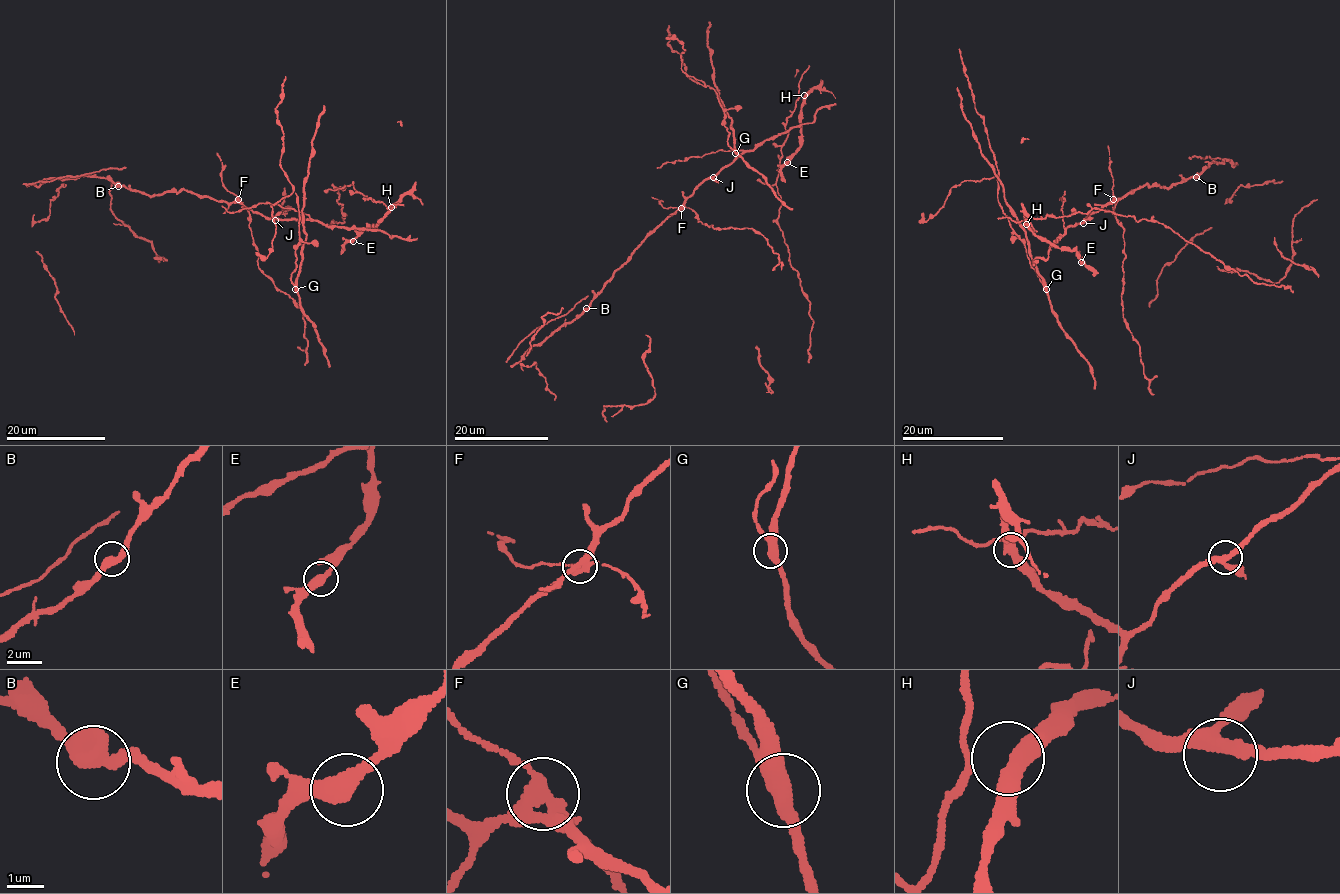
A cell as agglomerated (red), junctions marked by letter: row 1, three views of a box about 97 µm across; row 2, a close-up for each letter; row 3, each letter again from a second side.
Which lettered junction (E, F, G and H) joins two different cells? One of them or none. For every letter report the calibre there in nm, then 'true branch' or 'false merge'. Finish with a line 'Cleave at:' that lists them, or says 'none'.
E: 420 nm | true branch
F: 400 nm | false merge
G: 440 nm | true branch
H: 360 nm | true branch
Cleave at: F

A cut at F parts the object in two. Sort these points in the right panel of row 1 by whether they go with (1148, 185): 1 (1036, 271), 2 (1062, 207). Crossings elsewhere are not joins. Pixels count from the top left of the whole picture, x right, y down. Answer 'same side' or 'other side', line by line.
1: other side
2: same side

